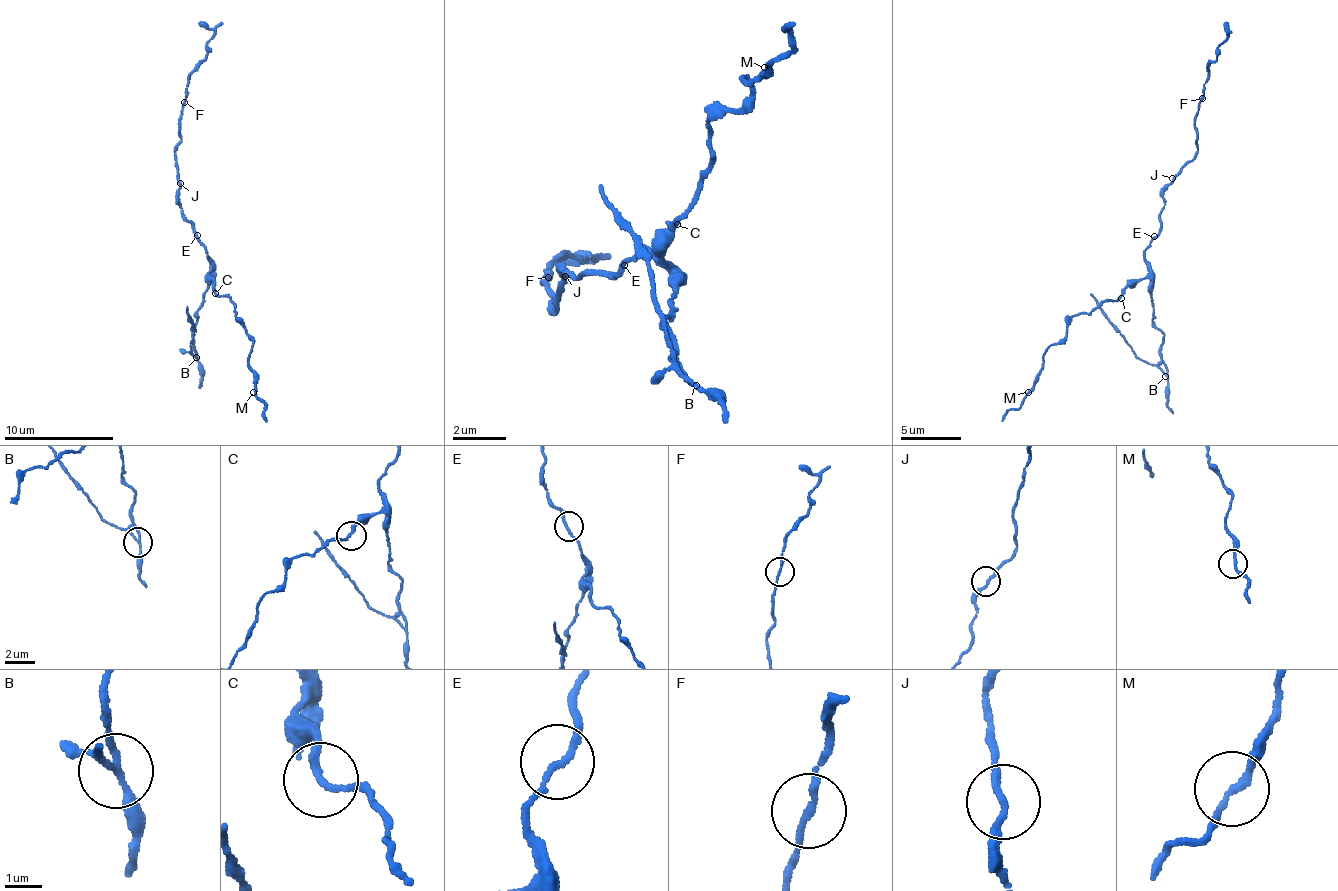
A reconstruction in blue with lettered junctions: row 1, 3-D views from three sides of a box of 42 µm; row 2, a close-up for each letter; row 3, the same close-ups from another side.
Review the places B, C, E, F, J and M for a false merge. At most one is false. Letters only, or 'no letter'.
B

